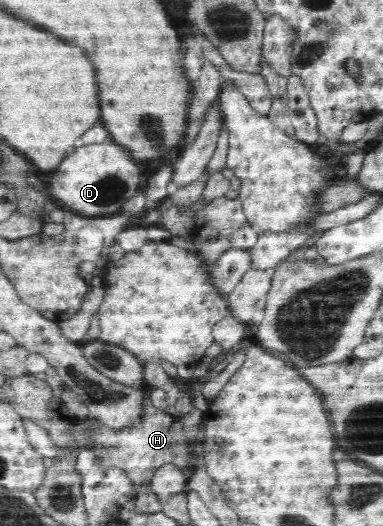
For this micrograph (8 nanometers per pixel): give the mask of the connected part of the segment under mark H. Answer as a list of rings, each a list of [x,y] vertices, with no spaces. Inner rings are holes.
[[[150,399],[144,402],[142,410],[142,420],[126,430],[114,432],[100,422],[96,424],[96,434],[94,434],[94,448],[102,448],[102,464],[100,466],[116,466],[122,468],[124,473],[132,480],[134,488],[140,488],[142,482],[154,476],[155,470],[164,464],[172,463],[182,469],[182,473],[190,474],[189,454],[186,444],[186,437],[183,433],[182,425],[176,416],[166,413],[162,409],[155,408]]]

